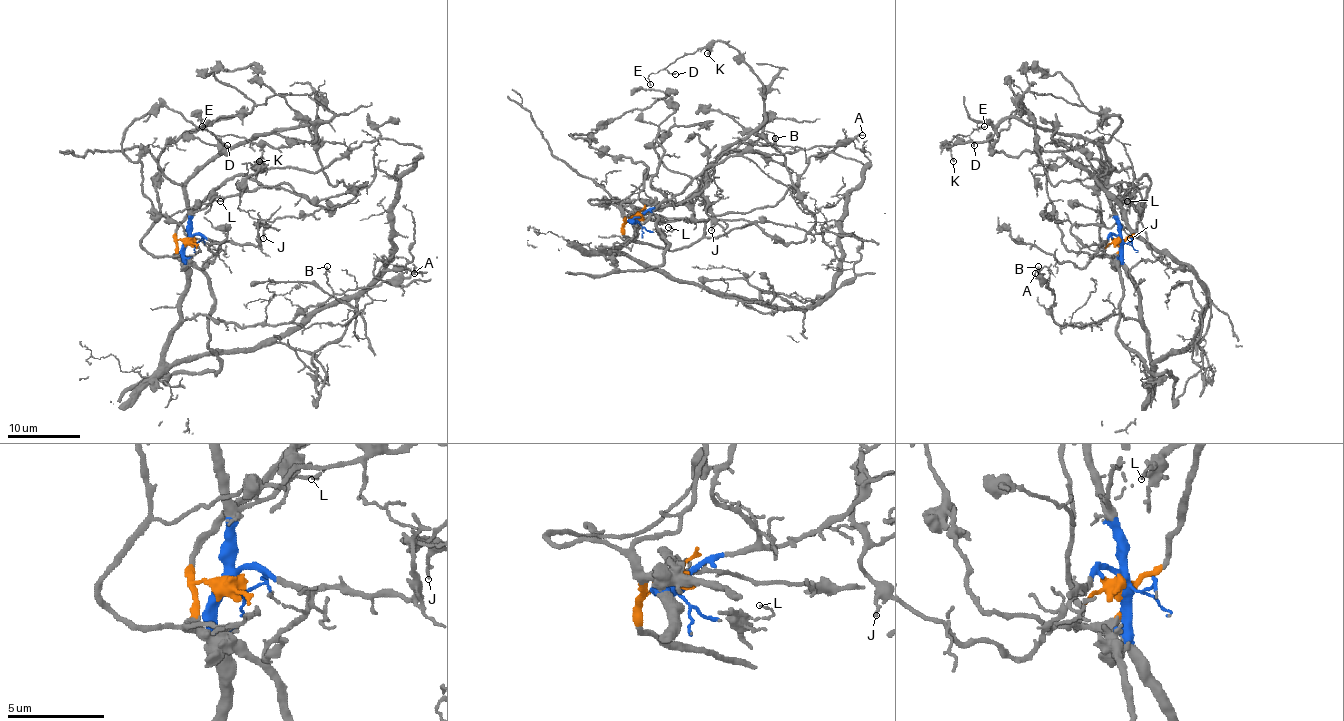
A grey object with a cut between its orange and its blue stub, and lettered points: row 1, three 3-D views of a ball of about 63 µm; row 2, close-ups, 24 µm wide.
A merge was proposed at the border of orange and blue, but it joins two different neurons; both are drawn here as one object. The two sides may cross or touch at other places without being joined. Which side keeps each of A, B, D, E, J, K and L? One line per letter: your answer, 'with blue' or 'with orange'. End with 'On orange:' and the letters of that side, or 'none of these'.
A: with blue
B: with blue
D: with blue
E: with blue
J: with blue
K: with blue
L: with orange
On orange: L

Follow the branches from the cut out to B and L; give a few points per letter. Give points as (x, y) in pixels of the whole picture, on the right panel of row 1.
B: (1119, 240), (1122, 269), (1139, 296), (1137, 320), (1110, 314), (1084, 327), (1059, 325), (1054, 294), (1037, 267)
L: (1119, 240), (1128, 238), (1141, 218), (1146, 189), (1141, 187), (1126, 202)

